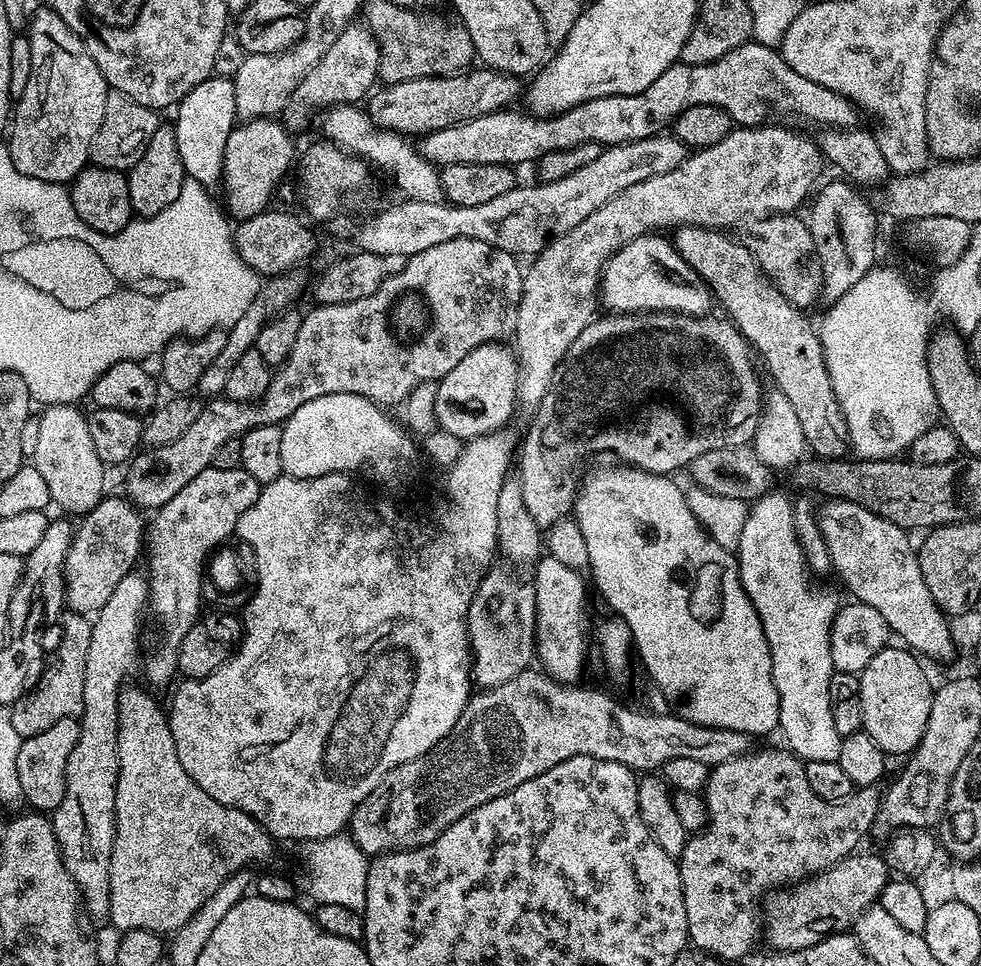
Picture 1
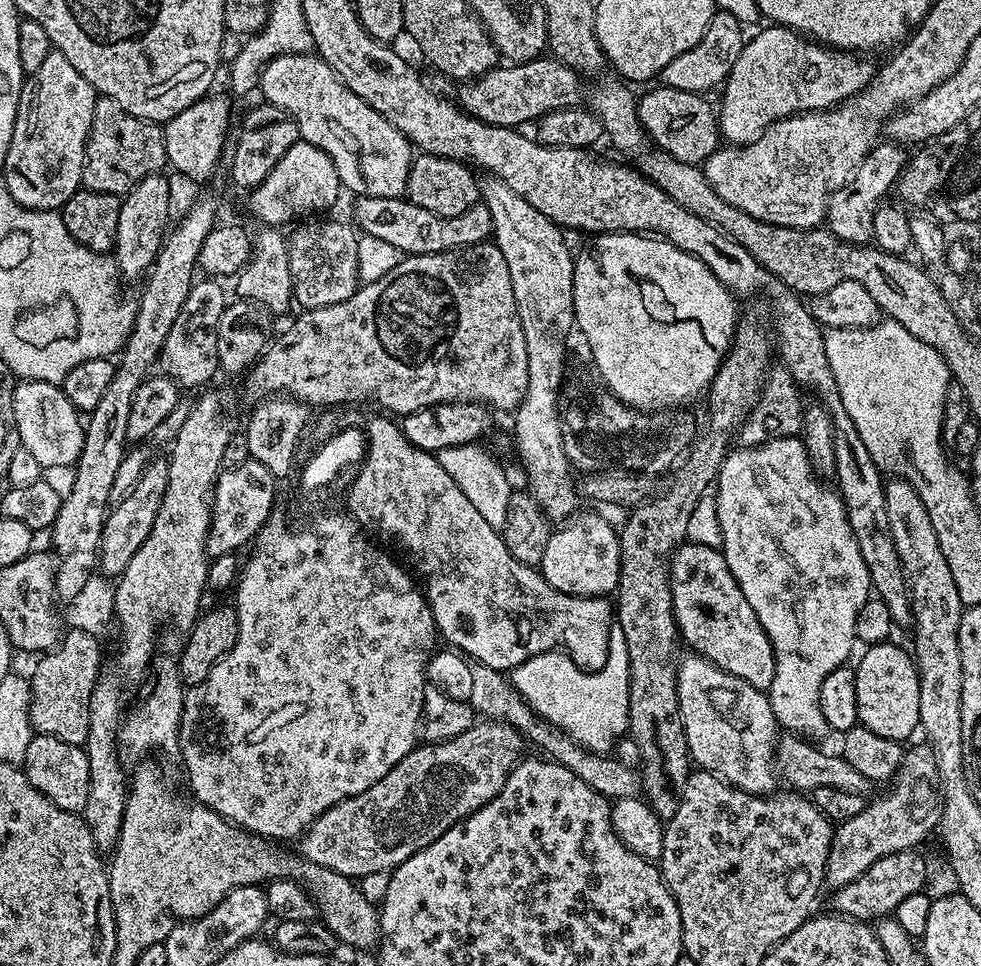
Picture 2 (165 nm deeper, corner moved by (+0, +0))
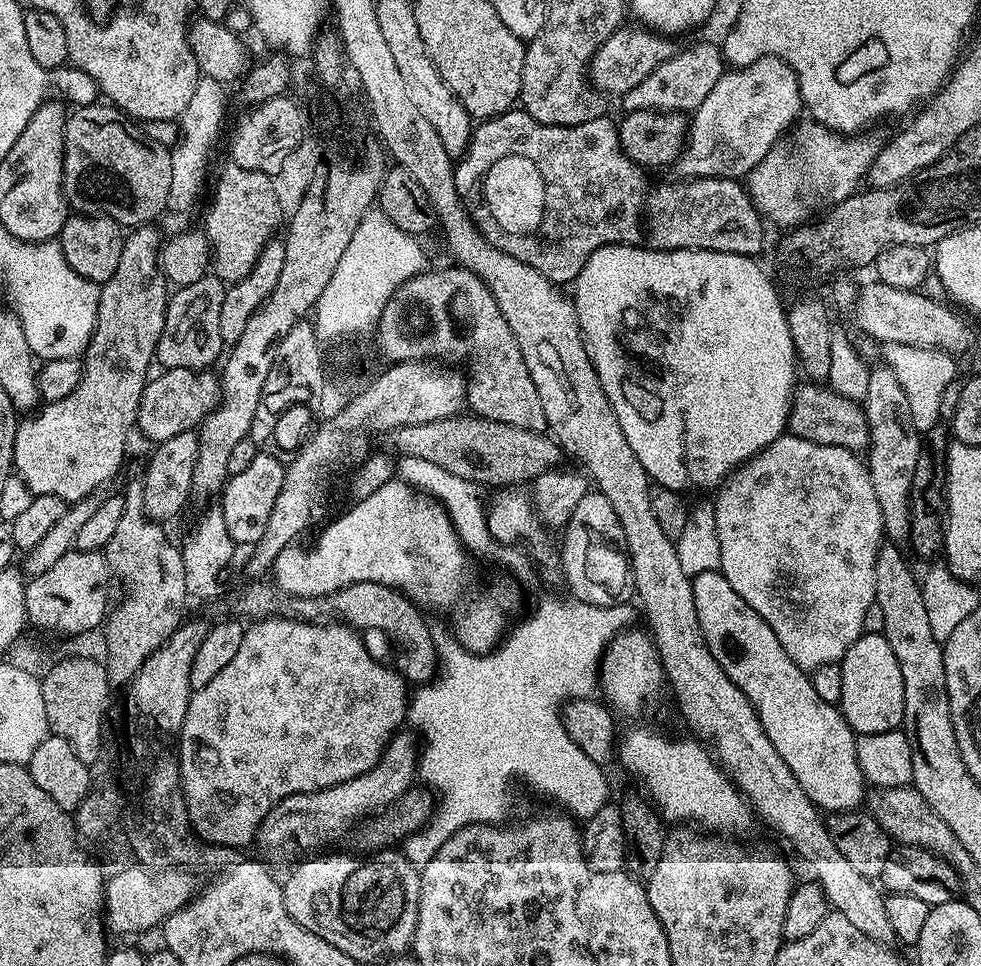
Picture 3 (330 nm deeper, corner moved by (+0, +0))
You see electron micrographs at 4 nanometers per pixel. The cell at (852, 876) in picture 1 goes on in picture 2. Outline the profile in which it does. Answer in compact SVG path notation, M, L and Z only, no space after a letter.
M909 850L898 854L886 854L886 858L878 858L878 862L874 862L874 866L870 866L870 870L862 874L862 878L854 878L854 882L831 893L831 911L865 922L872 922L895 913L898 902L910 898L910 894L925 891L929 883L928 864L919 856L920 854L919 851Z

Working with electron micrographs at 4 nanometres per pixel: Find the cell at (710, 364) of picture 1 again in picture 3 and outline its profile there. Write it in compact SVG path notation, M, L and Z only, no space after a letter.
M800 382L795 385L787 431L806 442L838 446L857 454L863 453L869 444L868 423L863 407L857 401L833 392L831 387L816 382Z

